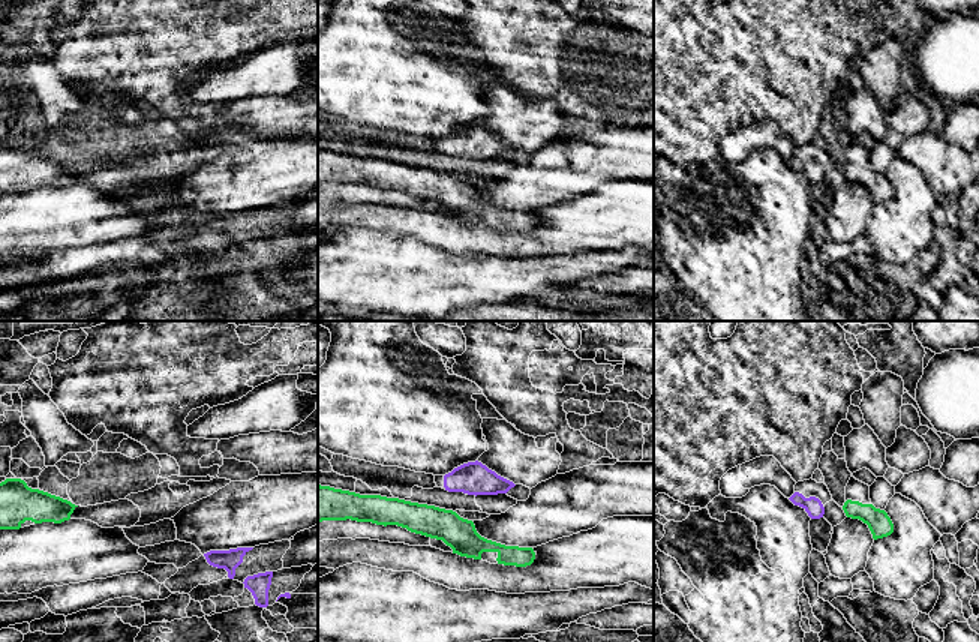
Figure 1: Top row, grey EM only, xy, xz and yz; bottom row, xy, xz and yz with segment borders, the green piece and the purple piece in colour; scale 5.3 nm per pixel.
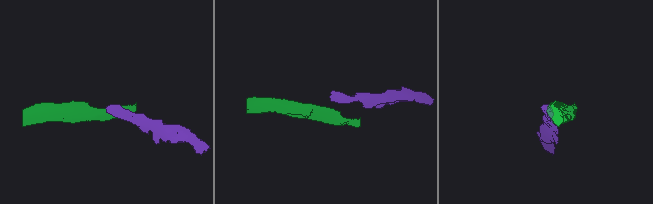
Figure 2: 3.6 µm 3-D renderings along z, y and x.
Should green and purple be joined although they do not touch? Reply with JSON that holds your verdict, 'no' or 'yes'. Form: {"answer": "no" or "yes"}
{"answer": "no"}

